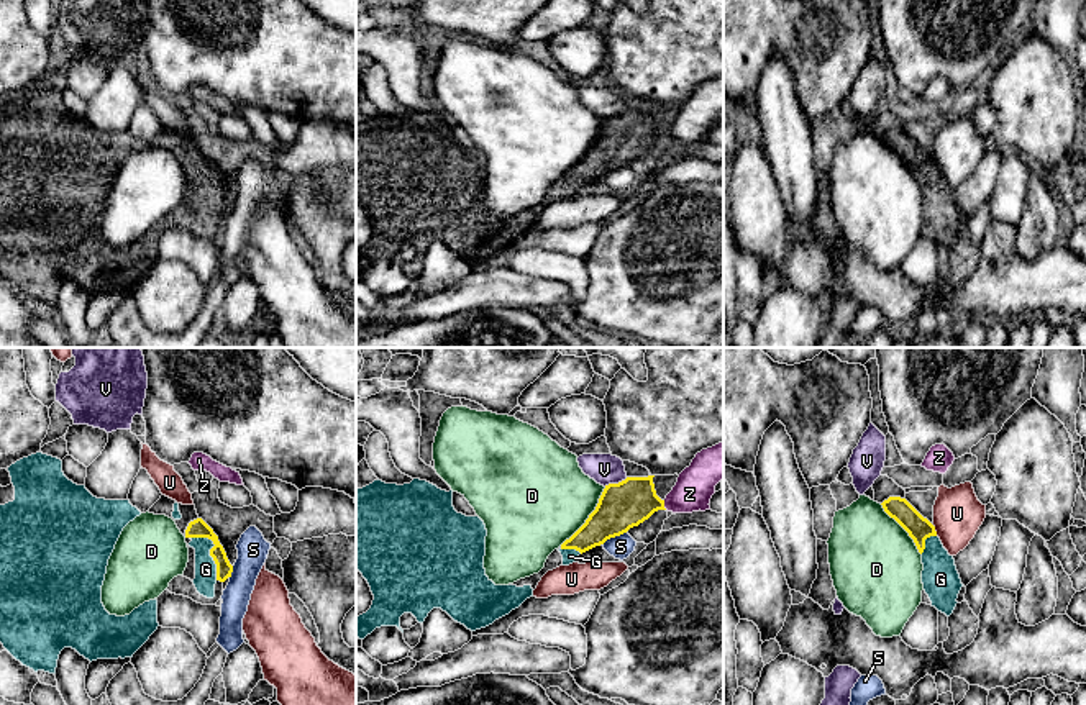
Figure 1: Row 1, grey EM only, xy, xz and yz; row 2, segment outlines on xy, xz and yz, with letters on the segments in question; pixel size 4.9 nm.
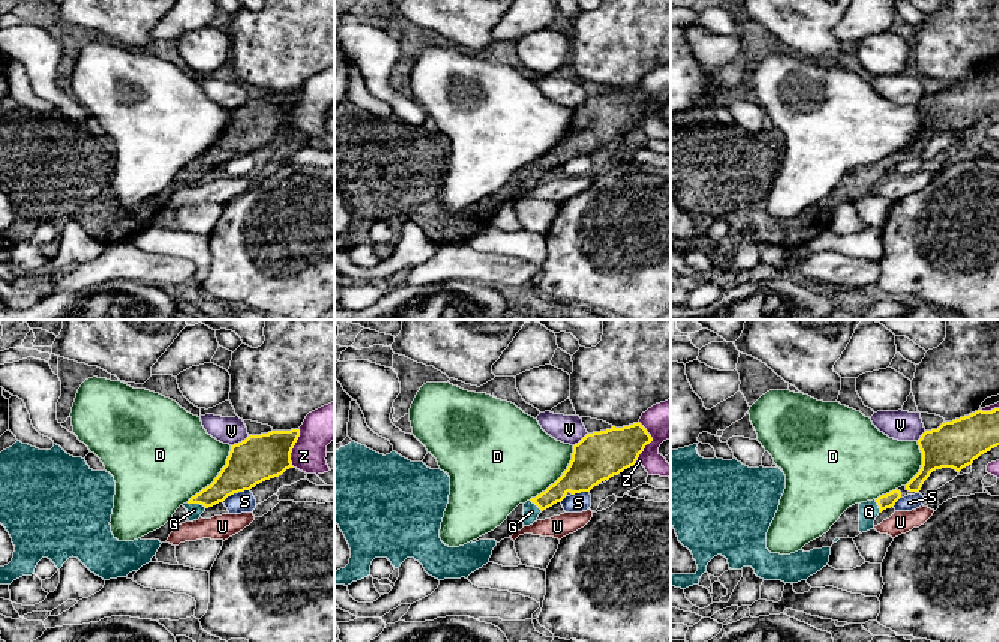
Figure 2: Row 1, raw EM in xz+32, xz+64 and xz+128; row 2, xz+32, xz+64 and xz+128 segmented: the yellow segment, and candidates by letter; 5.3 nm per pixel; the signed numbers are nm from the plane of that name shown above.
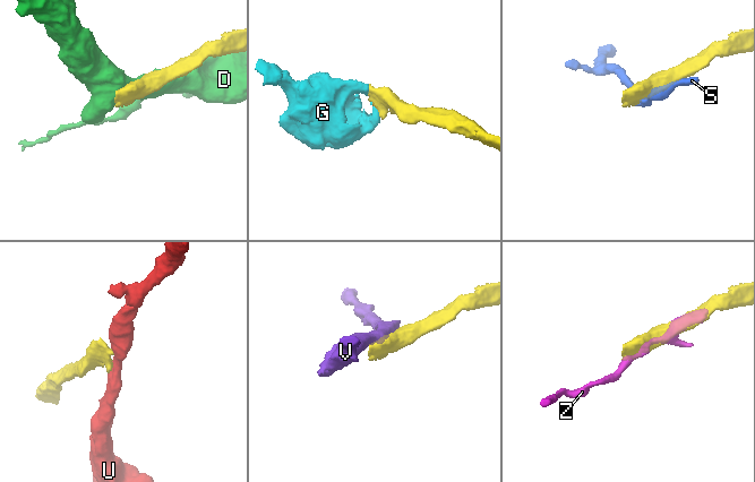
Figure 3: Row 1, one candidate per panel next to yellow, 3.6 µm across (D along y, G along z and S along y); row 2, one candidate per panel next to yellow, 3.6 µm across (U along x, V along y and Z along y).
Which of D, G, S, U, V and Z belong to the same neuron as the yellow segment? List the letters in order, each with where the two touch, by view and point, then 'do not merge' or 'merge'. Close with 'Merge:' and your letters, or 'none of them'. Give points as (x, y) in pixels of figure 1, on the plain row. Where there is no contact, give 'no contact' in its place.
D: meets yellow in xz at (589, 150); do not merge
G: meets yellow in xy at (210, 182); merge
S: meets yellow in xz at (614, 169); do not merge
U: meets yellow in yz at (934, 163); do not merge
V: meets yellow in xz at (616, 117); do not merge
Z: meets yellow in xz at (663, 138); do not merge
Merge: G

